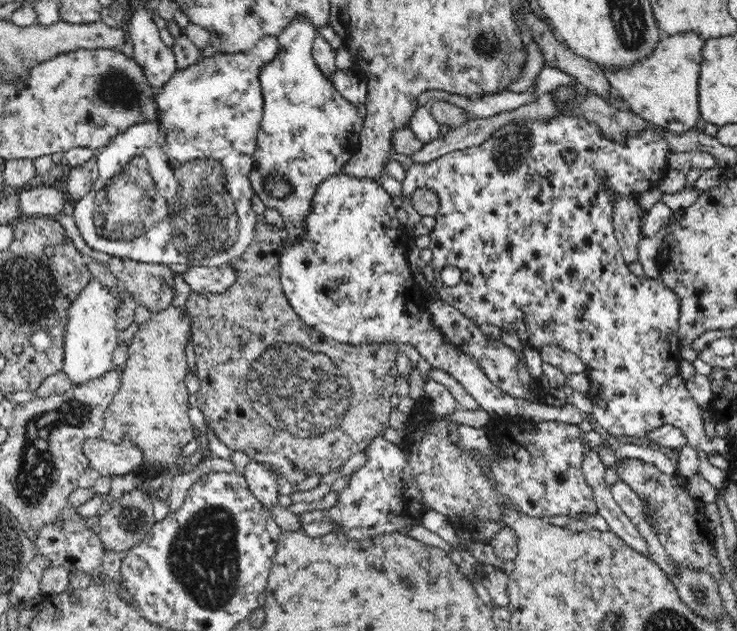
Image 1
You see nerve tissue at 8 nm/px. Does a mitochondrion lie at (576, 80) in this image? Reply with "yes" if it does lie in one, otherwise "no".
no

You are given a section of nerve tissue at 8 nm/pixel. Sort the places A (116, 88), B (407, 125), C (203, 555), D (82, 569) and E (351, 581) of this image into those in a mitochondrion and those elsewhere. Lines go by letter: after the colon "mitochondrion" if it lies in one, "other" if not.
A: mitochondrion
B: other
C: mitochondrion
D: other
E: other

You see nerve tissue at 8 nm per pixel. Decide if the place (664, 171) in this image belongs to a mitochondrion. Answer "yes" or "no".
no

